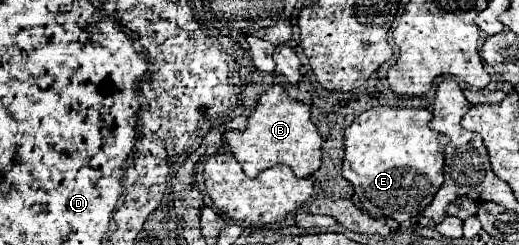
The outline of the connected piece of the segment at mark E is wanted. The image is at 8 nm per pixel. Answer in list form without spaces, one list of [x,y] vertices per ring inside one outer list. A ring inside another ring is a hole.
[[[375,106],[359,114],[351,126],[345,128],[345,156],[343,176],[353,184],[353,190],[369,216],[389,218],[395,212],[421,214],[443,184],[443,148],[447,136],[429,130],[431,112],[425,108],[389,108]]]

